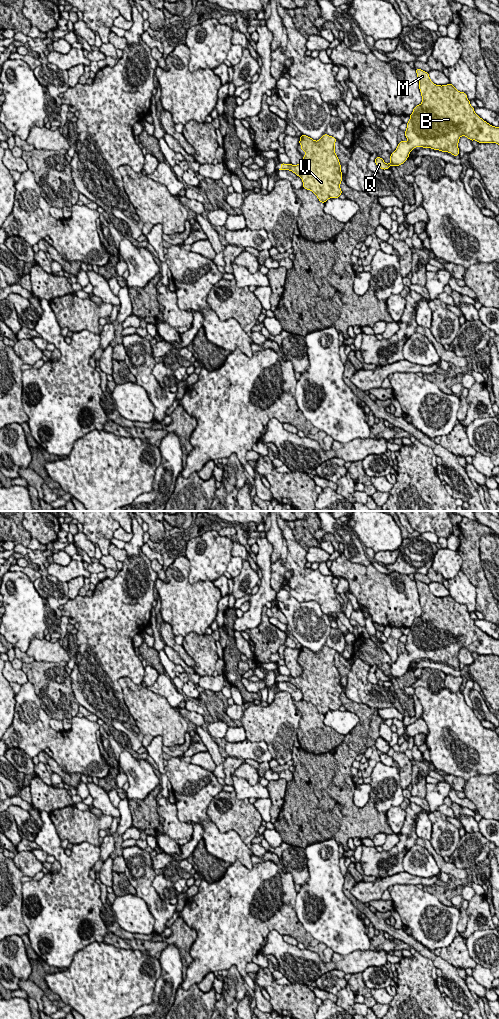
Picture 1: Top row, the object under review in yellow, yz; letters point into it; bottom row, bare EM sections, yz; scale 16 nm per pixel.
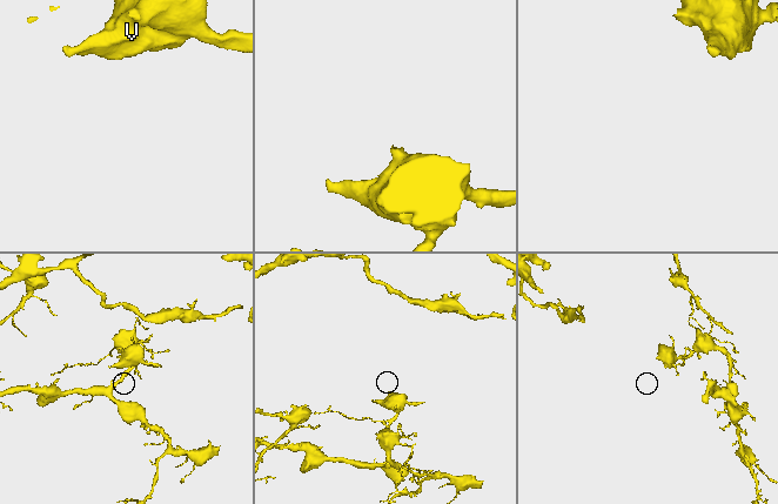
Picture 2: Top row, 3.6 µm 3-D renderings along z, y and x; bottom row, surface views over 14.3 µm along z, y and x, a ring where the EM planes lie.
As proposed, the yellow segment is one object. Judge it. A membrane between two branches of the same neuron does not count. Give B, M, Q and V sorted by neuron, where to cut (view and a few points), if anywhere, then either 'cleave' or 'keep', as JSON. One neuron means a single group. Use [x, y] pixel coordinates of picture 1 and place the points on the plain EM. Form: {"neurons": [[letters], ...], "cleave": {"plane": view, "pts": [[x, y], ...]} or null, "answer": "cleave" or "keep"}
{"neurons": [["B", "M", "Q", "V"]], "cleave": null, "answer": "keep"}

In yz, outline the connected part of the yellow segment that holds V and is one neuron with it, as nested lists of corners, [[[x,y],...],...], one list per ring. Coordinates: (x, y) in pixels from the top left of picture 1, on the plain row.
[[[324,646],[320,652],[301,647],[299,656],[305,664],[303,672],[298,677],[281,675],[279,682],[290,682],[303,693],[303,699],[311,702],[325,715],[329,710],[338,710],[342,703],[341,677],[335,666],[336,650]]]

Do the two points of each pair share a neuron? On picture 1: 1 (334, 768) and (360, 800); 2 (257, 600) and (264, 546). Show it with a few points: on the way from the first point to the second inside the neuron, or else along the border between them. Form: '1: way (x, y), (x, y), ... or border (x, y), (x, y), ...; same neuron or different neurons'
1: border (355, 785), (353, 802), (362, 808); different neurons
2: way (265, 587), (264, 559); same neuron

